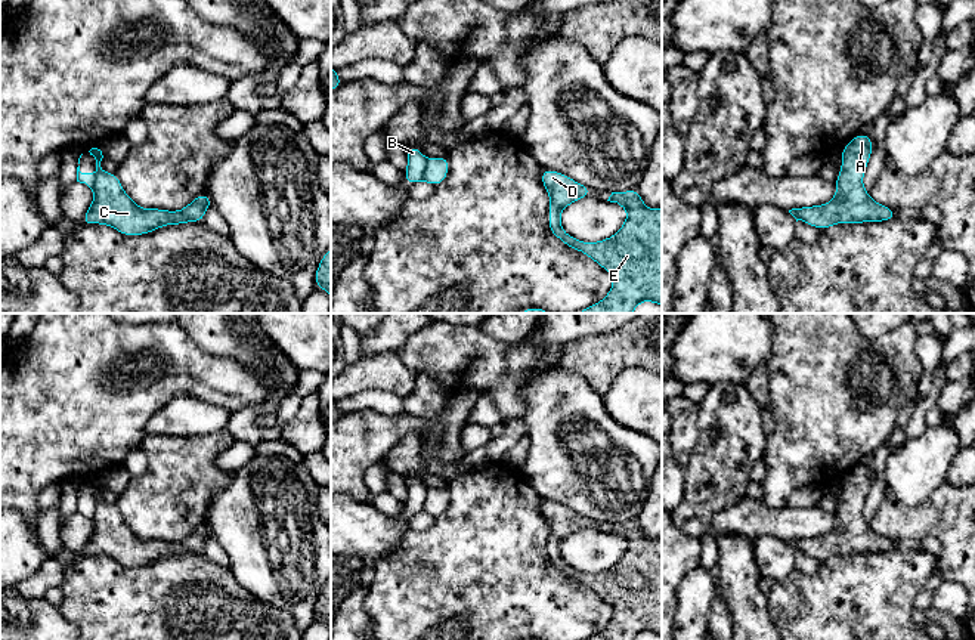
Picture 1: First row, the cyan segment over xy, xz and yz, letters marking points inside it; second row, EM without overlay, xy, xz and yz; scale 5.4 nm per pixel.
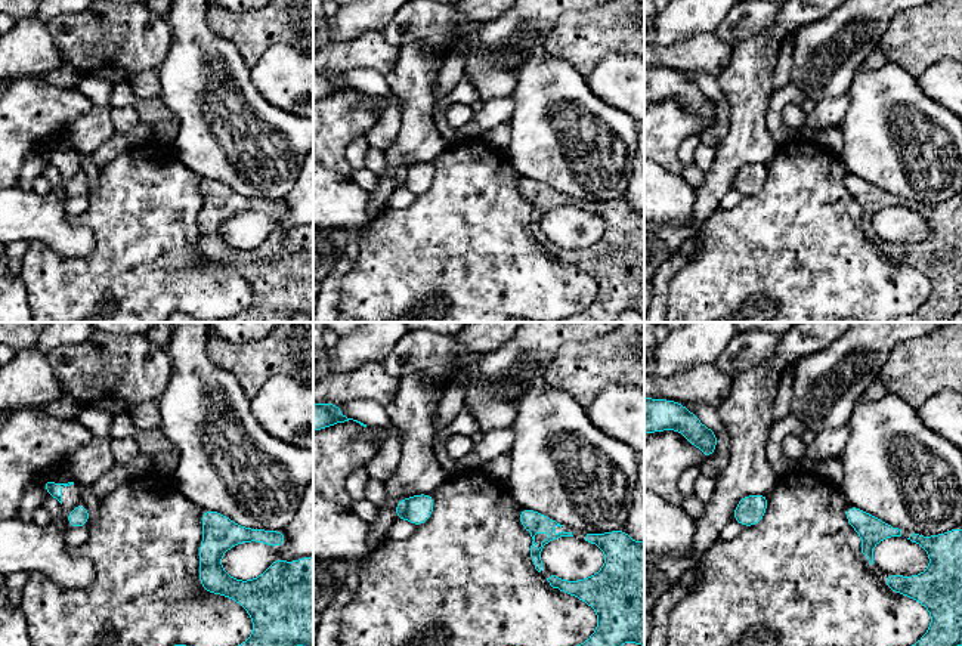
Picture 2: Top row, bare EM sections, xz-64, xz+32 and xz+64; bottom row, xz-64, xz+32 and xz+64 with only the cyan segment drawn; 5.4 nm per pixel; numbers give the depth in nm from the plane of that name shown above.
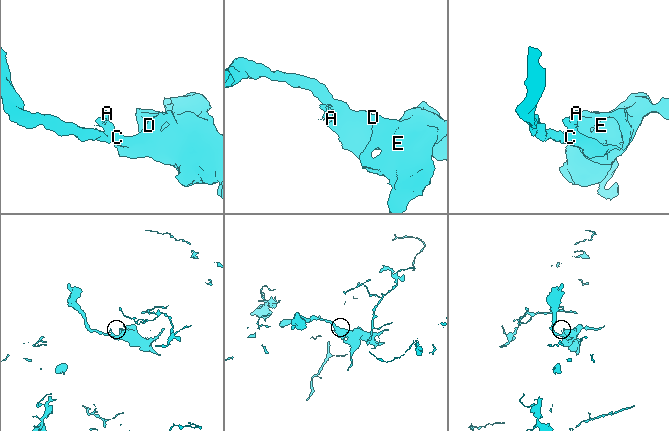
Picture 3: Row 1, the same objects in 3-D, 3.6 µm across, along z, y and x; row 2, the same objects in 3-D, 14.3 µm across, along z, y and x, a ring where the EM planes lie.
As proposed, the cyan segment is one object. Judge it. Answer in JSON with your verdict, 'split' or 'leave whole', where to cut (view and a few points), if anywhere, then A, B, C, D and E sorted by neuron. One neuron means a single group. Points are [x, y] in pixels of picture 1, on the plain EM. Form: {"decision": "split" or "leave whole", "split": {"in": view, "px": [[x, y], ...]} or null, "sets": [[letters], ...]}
{"decision": "split", "split": {"in": "xz", "px": [[426, 494], [421, 510]]}, "sets": [["A", "C", "D", "E"], ["B"]]}

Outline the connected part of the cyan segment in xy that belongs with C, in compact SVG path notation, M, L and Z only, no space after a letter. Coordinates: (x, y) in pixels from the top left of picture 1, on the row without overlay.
M92 479L89 483L96 491L96 507L92 517L95 528L81 550L83 556L103 554L127 568L145 566L165 556L201 554L204 553L205 541L213 538L210 528L201 523L179 542L162 539L145 541L130 531L115 504L102 501L102 482Z

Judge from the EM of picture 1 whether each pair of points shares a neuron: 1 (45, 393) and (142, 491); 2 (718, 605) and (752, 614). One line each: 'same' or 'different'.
1: different
2: different

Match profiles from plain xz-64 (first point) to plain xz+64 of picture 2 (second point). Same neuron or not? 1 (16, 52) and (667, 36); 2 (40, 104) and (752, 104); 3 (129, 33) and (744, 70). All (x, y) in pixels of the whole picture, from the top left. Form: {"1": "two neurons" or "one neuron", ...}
{"1": "two neurons", "2": "two neurons", "3": "two neurons"}

